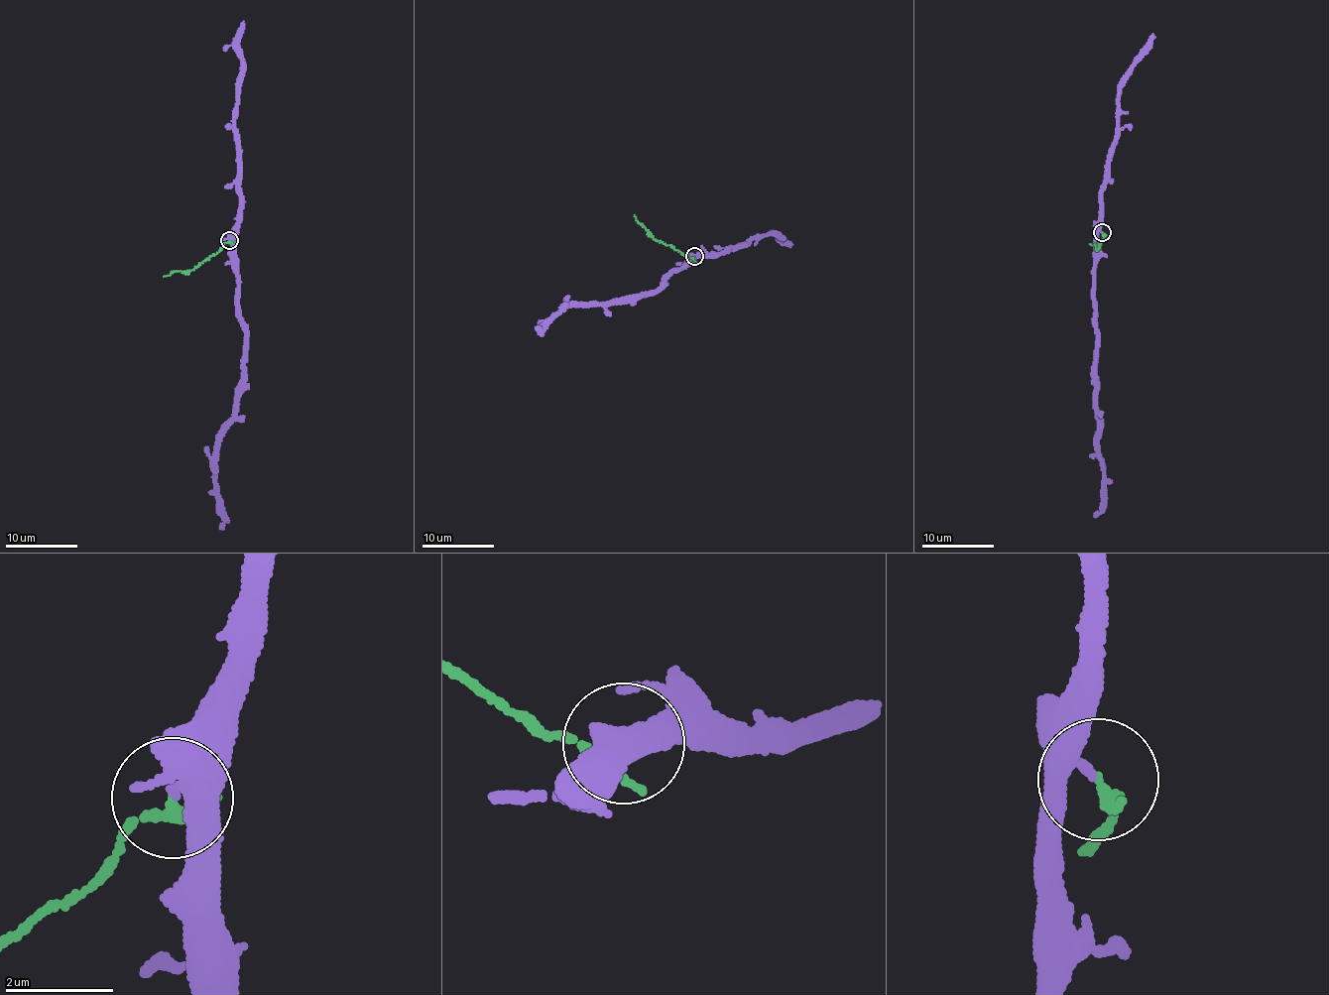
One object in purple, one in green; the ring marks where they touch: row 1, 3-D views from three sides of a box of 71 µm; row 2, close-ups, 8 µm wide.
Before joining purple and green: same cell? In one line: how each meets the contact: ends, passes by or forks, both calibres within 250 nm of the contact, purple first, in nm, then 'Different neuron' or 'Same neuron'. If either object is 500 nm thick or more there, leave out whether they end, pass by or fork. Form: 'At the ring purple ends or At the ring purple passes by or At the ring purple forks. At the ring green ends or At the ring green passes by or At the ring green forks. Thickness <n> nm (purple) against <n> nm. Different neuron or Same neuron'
At the ring purple passes by. At the ring green ends. Thickness 190 nm (purple) against 240 nm. Different neuron

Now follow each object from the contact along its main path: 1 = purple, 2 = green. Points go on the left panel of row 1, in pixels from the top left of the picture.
1: (230, 240), (245, 361), (236, 418), (216, 451), (215, 497), (225, 522), (219, 529)
2: (230, 240), (191, 270), (176, 271), (164, 276)

